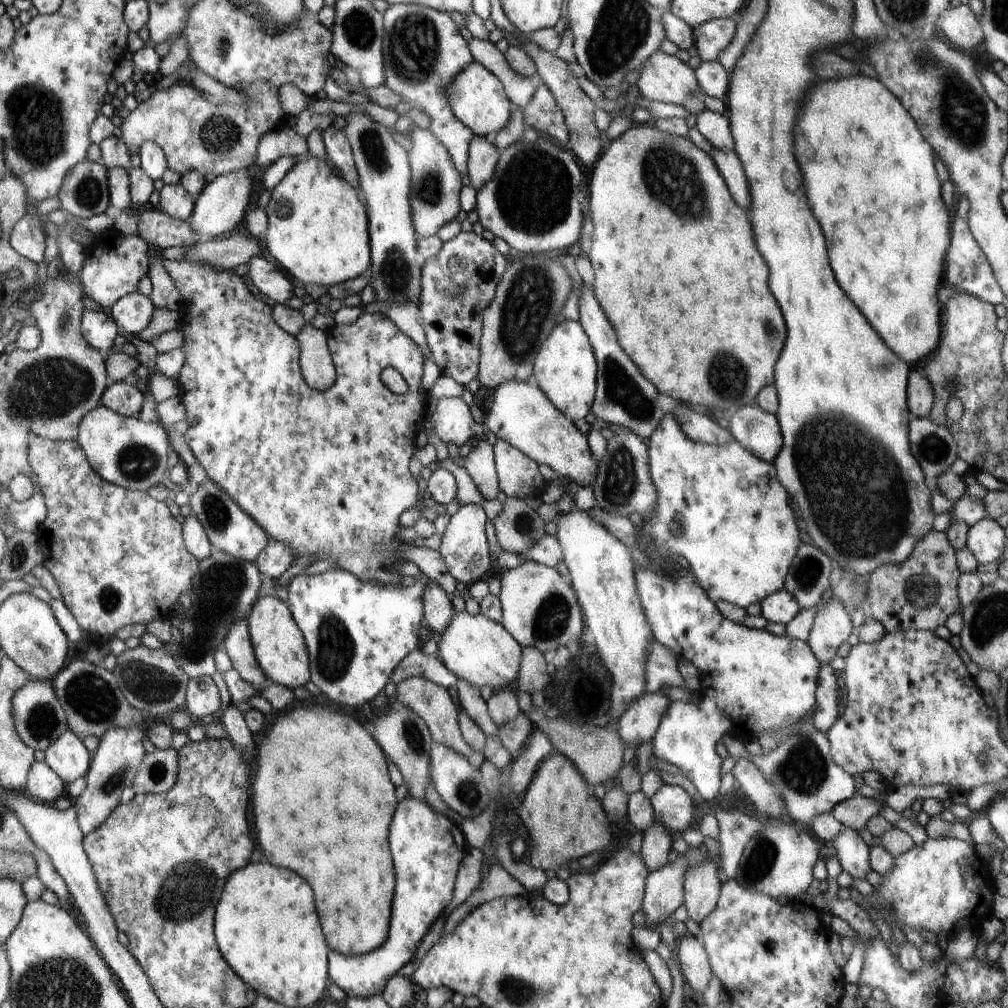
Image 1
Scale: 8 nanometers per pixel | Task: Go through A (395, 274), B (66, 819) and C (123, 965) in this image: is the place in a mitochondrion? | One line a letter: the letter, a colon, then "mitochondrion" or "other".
A: mitochondrion
B: other
C: other

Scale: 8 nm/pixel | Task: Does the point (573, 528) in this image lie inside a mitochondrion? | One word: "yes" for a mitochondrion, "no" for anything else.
no

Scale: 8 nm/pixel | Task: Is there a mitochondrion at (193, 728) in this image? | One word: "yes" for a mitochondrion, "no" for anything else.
no

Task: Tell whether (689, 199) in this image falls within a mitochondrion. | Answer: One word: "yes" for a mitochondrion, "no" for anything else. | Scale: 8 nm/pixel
yes

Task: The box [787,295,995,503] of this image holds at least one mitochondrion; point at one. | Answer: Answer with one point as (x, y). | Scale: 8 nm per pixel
(933, 447)

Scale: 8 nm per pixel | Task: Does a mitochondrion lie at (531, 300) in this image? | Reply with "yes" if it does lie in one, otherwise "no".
yes

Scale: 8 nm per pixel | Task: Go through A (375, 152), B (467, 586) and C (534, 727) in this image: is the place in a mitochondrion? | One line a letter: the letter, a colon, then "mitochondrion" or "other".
A: mitochondrion
B: other
C: other

